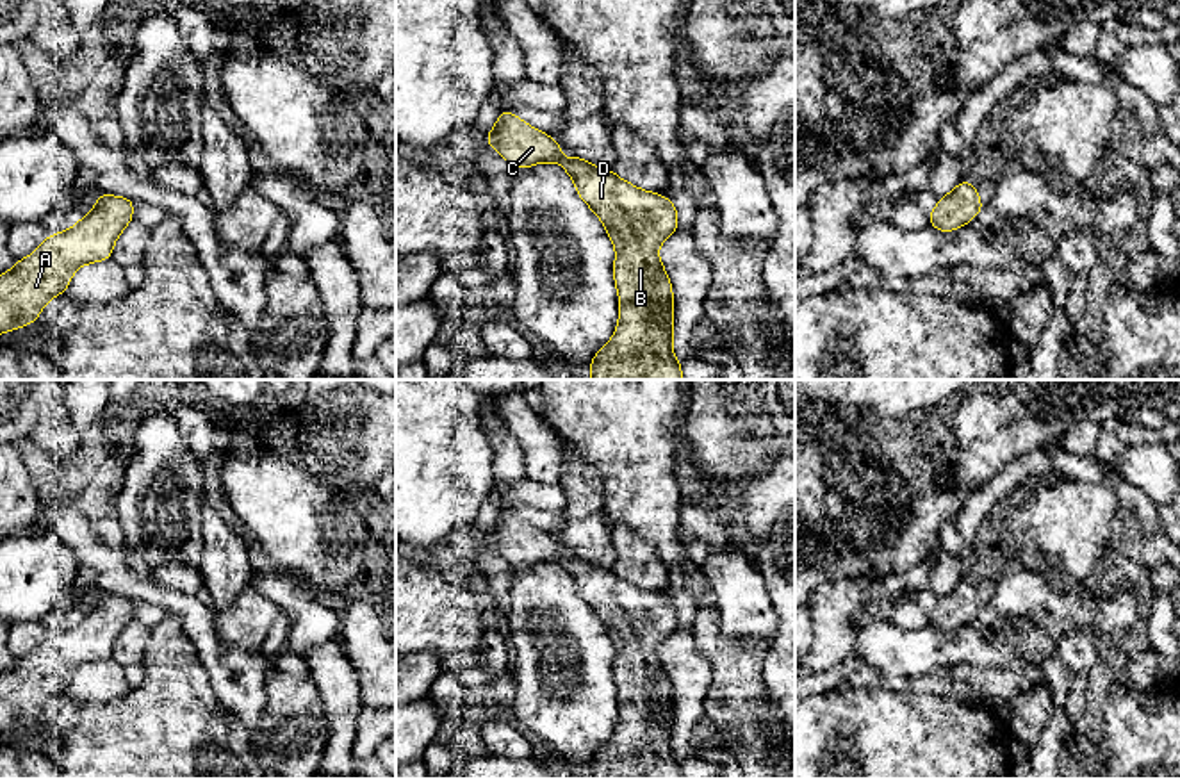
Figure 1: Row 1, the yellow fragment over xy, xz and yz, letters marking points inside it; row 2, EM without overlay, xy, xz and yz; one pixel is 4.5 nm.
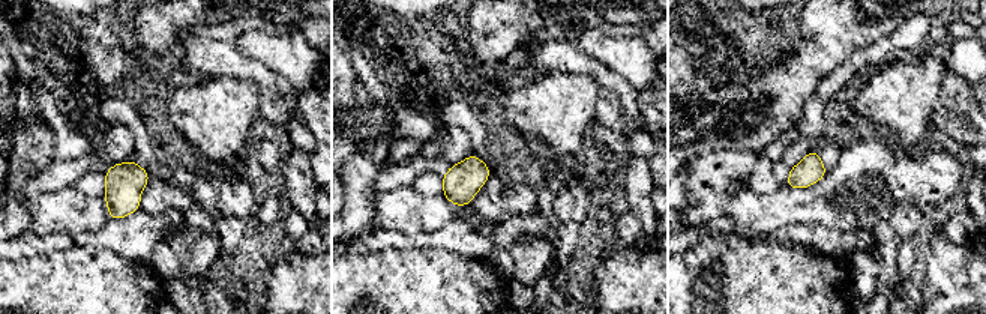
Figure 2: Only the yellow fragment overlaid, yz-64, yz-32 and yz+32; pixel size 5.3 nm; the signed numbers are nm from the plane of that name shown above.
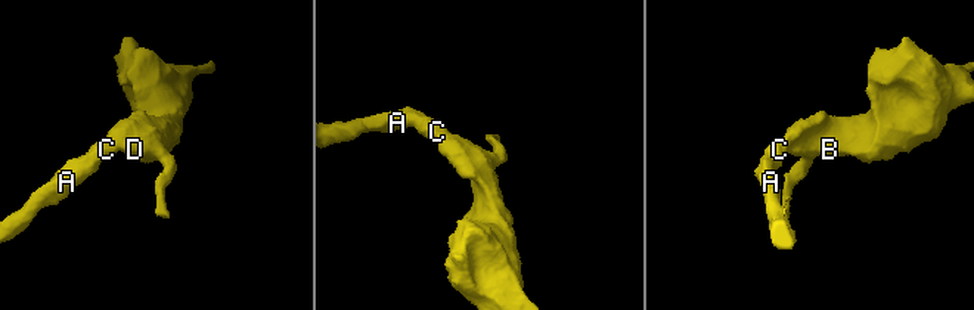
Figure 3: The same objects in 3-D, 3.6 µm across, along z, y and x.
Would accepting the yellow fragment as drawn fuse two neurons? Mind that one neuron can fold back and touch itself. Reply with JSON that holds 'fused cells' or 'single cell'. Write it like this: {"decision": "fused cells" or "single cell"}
{"decision": "single cell"}

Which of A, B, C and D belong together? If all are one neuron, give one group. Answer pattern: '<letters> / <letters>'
A B C D

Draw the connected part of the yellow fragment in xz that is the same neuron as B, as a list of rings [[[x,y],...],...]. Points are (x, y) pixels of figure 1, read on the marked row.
[[[510,111],[499,112],[497,123],[483,143],[490,144],[513,169],[558,162],[572,176],[581,200],[599,216],[615,246],[619,324],[610,342],[592,358],[590,380],[683,380],[681,362],[672,351],[674,289],[658,255],[660,244],[677,230],[676,205],[661,194],[635,187],[611,169],[597,168],[576,155],[565,159],[556,139],[520,121]]]

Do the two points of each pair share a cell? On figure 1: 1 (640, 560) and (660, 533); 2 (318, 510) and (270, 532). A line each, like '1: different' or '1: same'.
1: different
2: same

